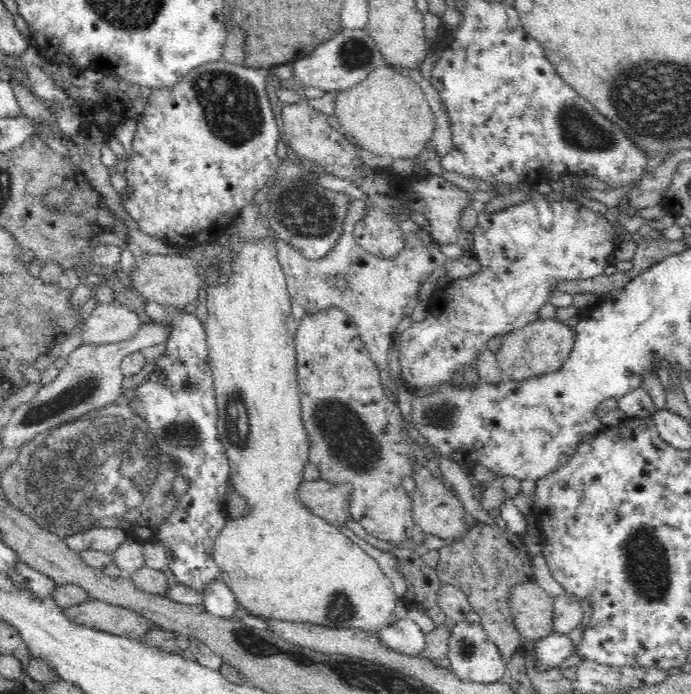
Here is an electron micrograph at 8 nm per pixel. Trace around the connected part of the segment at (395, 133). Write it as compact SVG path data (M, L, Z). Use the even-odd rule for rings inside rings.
M388 64L369 71L366 80L357 86L340 91L334 112L340 130L352 135L360 147L390 158L418 156L433 138L436 126L434 113L420 86Z

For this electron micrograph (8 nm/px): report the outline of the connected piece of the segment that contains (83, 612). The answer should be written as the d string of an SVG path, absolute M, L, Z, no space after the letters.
M89 599L80 605L64 609L64 613L80 625L131 639L141 640L153 627L146 617L136 611L102 600Z

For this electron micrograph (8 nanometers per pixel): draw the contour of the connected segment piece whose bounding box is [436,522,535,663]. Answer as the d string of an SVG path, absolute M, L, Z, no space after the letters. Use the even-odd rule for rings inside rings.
M477 523L464 536L450 545L439 550L439 563L437 572L442 585L454 585L462 589L472 605L473 611L480 616L480 623L488 638L498 647L503 661L506 663L510 656L520 647L521 634L518 632L512 613L510 612L510 594L515 585L534 582L532 570L532 555L523 544L523 539L518 533L512 532L507 527L502 529L495 524Z

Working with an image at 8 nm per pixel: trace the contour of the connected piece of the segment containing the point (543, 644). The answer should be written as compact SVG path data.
M554 631L552 634L541 638L535 642L534 655L536 655L536 665L540 671L558 667L566 658L572 656L575 646L570 637Z

